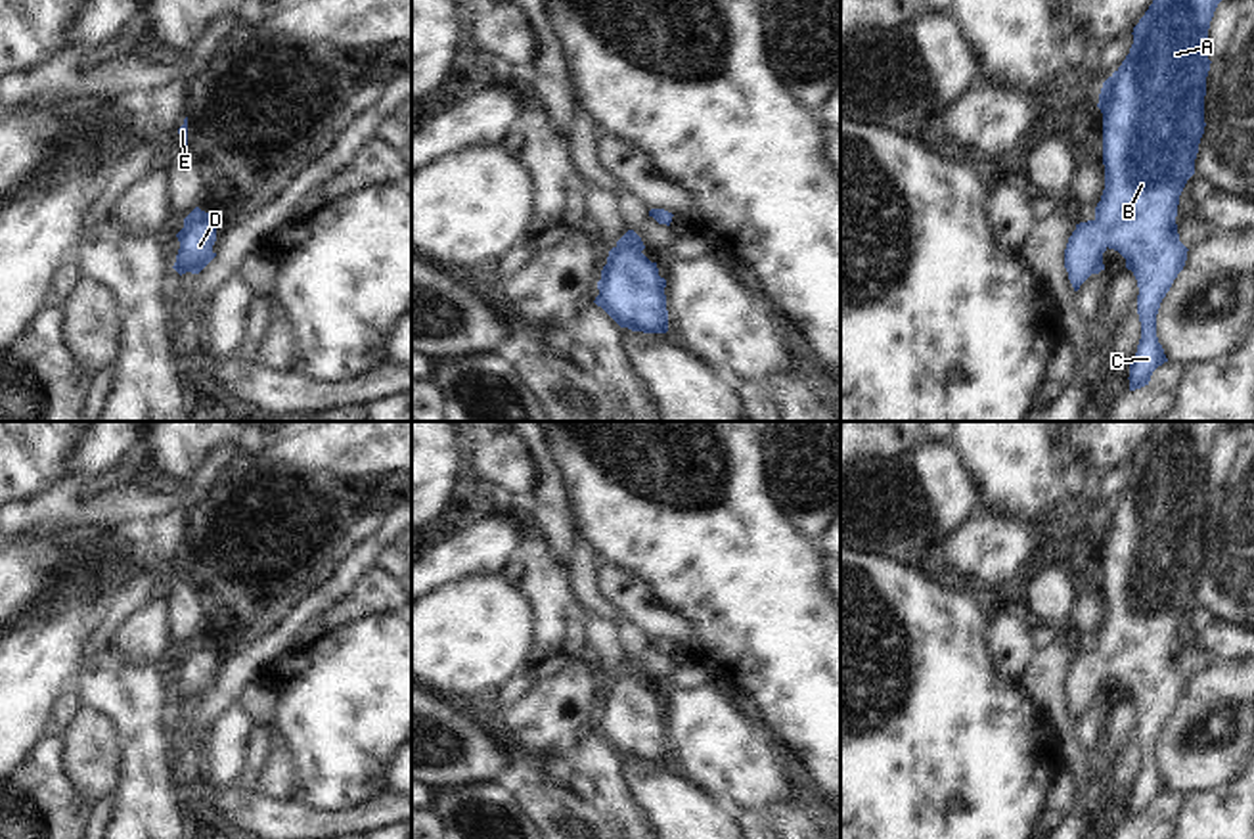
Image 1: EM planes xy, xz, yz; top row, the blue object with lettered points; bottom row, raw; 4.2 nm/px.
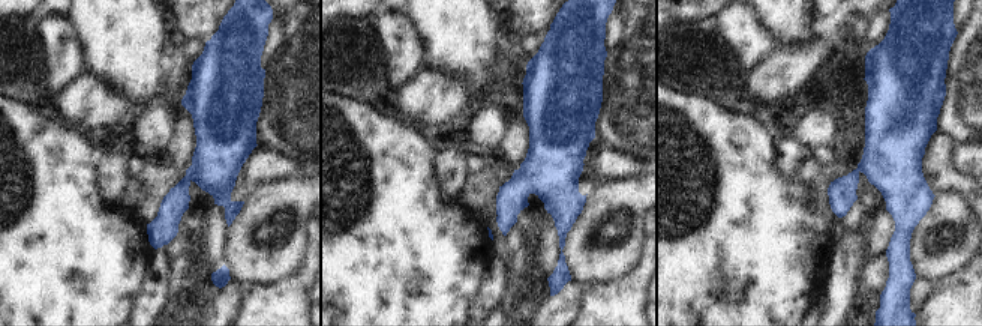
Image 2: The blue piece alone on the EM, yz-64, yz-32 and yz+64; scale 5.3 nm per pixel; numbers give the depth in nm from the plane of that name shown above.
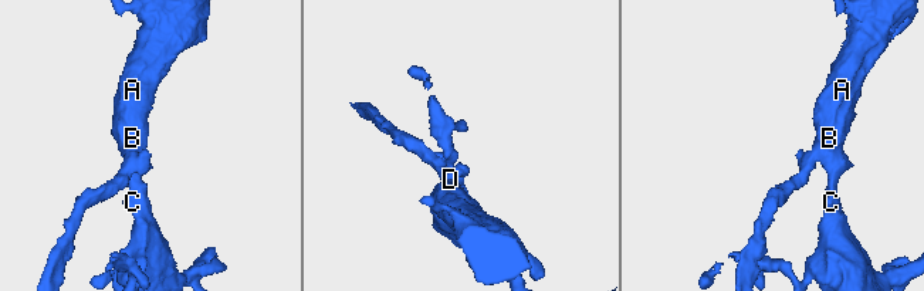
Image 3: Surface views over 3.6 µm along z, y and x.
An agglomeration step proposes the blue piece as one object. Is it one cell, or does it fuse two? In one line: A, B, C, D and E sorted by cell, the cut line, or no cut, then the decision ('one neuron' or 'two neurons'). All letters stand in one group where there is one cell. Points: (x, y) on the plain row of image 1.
A B C D E; no cut; one neuron

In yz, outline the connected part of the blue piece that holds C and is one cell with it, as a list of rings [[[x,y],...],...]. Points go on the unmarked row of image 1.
[[[1156,421],[1133,456],[1133,473],[1122,494],[1103,511],[1097,536],[1103,542],[1105,619],[1095,647],[1076,653],[1064,678],[1064,697],[1074,720],[1105,699],[1103,682],[1118,680],[1139,716],[1141,768],[1130,791],[1130,820],[1149,814],[1153,801],[1168,791],[1156,766],[1156,743],[1183,699],[1187,676],[1177,663],[1177,634],[1204,563],[1208,458],[1225,421]]]

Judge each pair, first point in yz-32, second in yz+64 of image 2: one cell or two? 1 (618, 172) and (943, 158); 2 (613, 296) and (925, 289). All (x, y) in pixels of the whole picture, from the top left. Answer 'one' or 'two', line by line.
1: two
2: two

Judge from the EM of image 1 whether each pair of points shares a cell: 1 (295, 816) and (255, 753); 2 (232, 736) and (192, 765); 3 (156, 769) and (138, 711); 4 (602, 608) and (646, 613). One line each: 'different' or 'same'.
1: different
2: different
3: same
4: different

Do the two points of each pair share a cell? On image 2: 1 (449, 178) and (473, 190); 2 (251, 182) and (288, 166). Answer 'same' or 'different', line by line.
1: different
2: same

